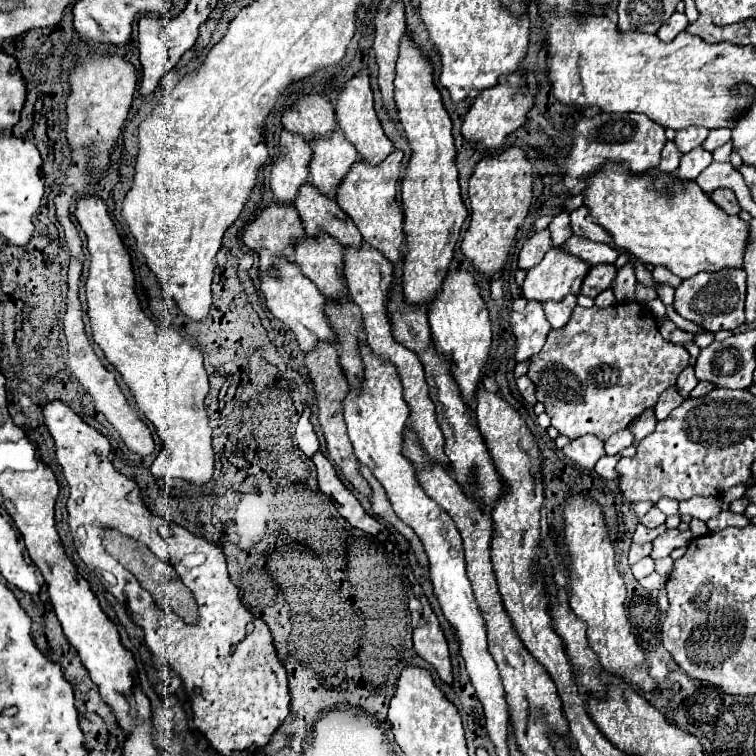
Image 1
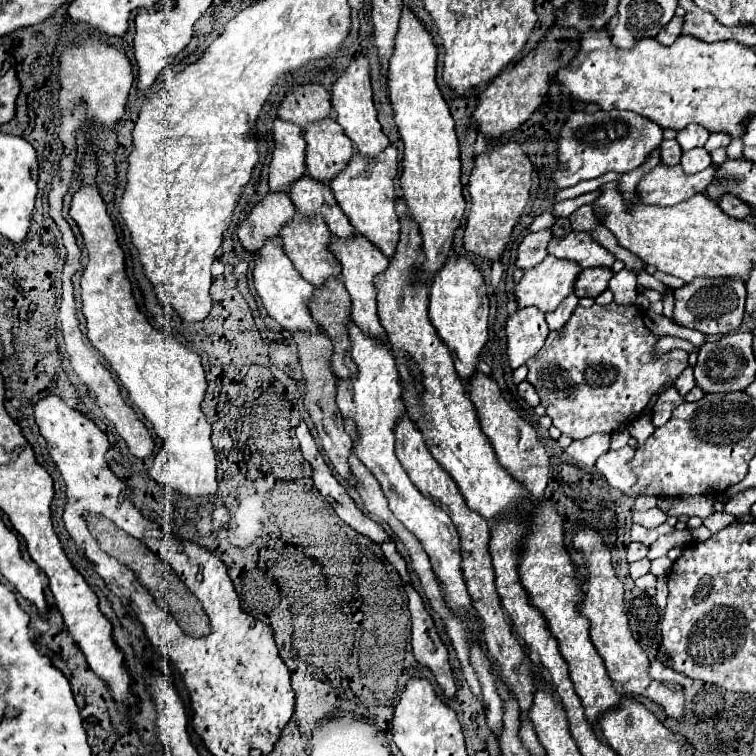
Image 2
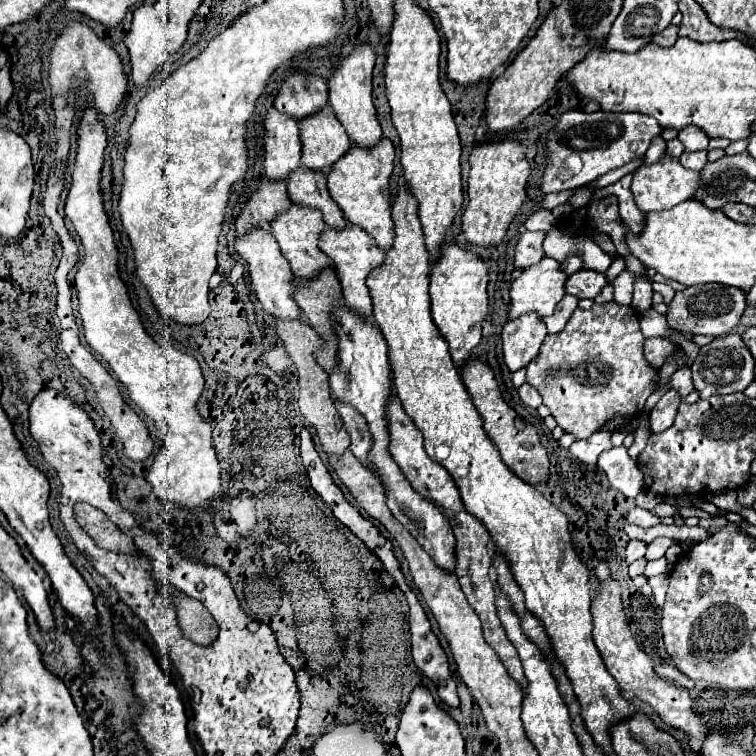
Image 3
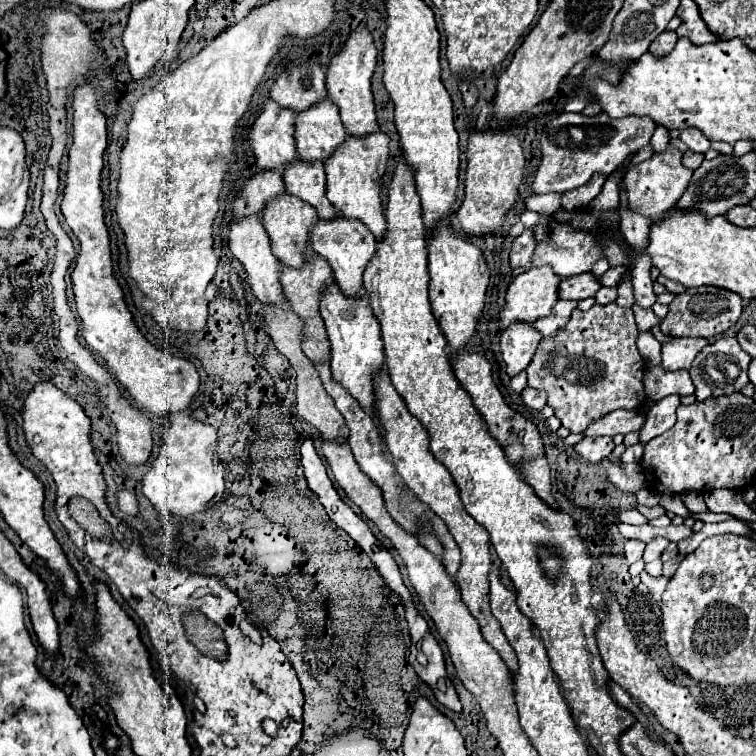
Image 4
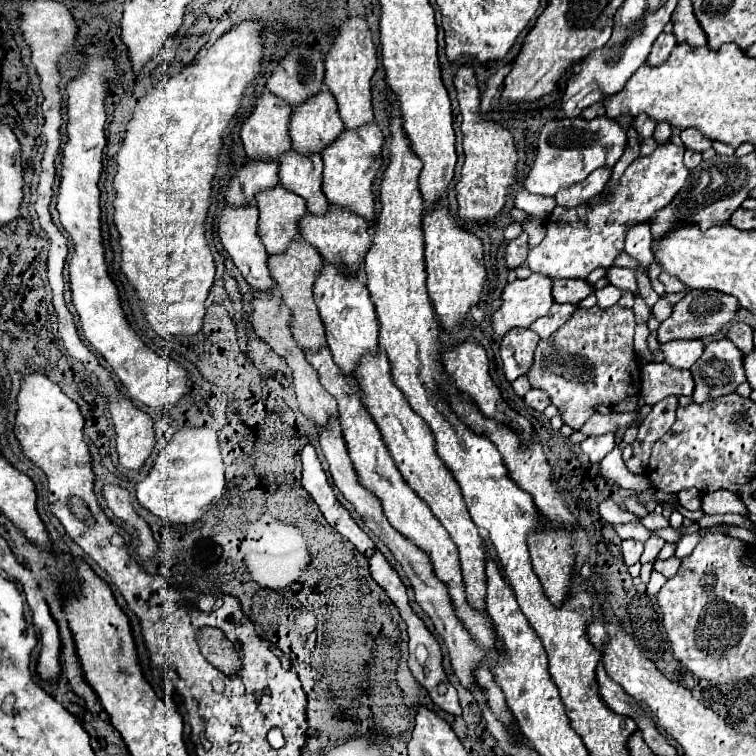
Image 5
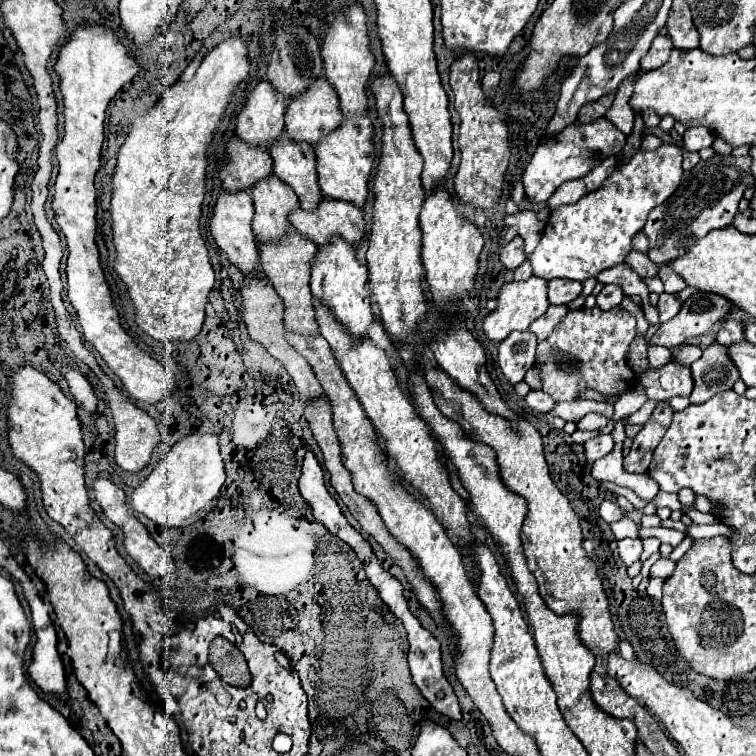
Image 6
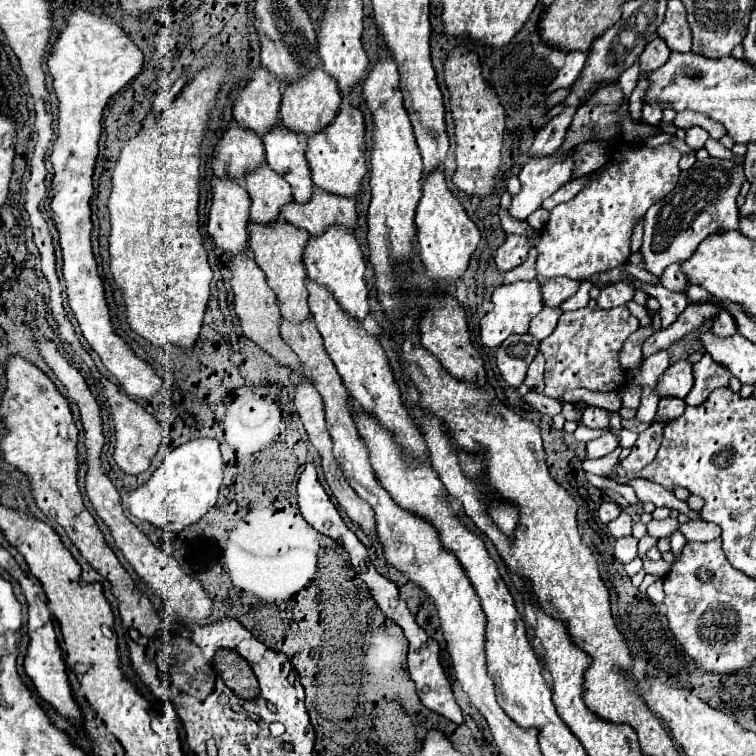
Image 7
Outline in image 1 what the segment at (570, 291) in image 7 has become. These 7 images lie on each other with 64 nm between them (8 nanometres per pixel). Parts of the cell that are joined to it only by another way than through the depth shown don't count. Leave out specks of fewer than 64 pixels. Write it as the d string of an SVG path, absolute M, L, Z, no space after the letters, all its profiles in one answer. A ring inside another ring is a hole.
M598 264L598 266L592 266L590 272L588 272L588 276L584 278L582 294L596 298L602 290L610 288L610 284L616 278L616 274L618 274L618 268L614 264Z

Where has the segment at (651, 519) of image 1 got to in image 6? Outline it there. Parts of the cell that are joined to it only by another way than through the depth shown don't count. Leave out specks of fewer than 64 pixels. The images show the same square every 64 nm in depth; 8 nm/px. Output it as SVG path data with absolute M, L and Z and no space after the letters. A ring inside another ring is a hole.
M606 500L606 502L602 502L602 504L600 504L600 516L602 516L602 520L606 520L608 524L618 522L618 520L622 520L622 518L624 518L624 514L622 514L620 506L618 506L618 504L614 504L614 502L610 502L610 500Z

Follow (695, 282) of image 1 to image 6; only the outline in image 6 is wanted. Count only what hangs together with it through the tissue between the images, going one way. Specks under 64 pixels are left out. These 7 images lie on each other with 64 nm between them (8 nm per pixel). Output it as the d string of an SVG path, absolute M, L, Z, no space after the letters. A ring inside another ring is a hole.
M696 292L682 302L680 312L658 326L658 332L652 338L652 344L658 346L678 346L688 338L706 334L712 326L726 320L732 310L732 302L724 296Z

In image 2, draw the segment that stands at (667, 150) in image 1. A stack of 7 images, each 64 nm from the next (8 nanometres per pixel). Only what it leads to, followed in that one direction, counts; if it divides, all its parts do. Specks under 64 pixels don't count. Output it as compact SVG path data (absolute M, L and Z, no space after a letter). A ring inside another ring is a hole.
M664 140L660 144L660 158L662 158L662 164L666 166L676 166L680 162L680 156L682 156L682 150L680 146L676 144L676 140Z

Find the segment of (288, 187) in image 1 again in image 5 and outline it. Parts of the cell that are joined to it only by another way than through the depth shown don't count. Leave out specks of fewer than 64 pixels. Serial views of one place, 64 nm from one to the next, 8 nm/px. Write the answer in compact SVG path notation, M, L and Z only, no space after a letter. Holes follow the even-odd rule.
M268 90L258 98L254 112L248 116L248 120L244 122L240 136L244 142L244 150L252 160L272 160L278 162L282 154L286 154L288 150L292 150L292 140L288 134L288 126L290 126L290 116L292 116L292 106L284 104L280 98L272 96Z

